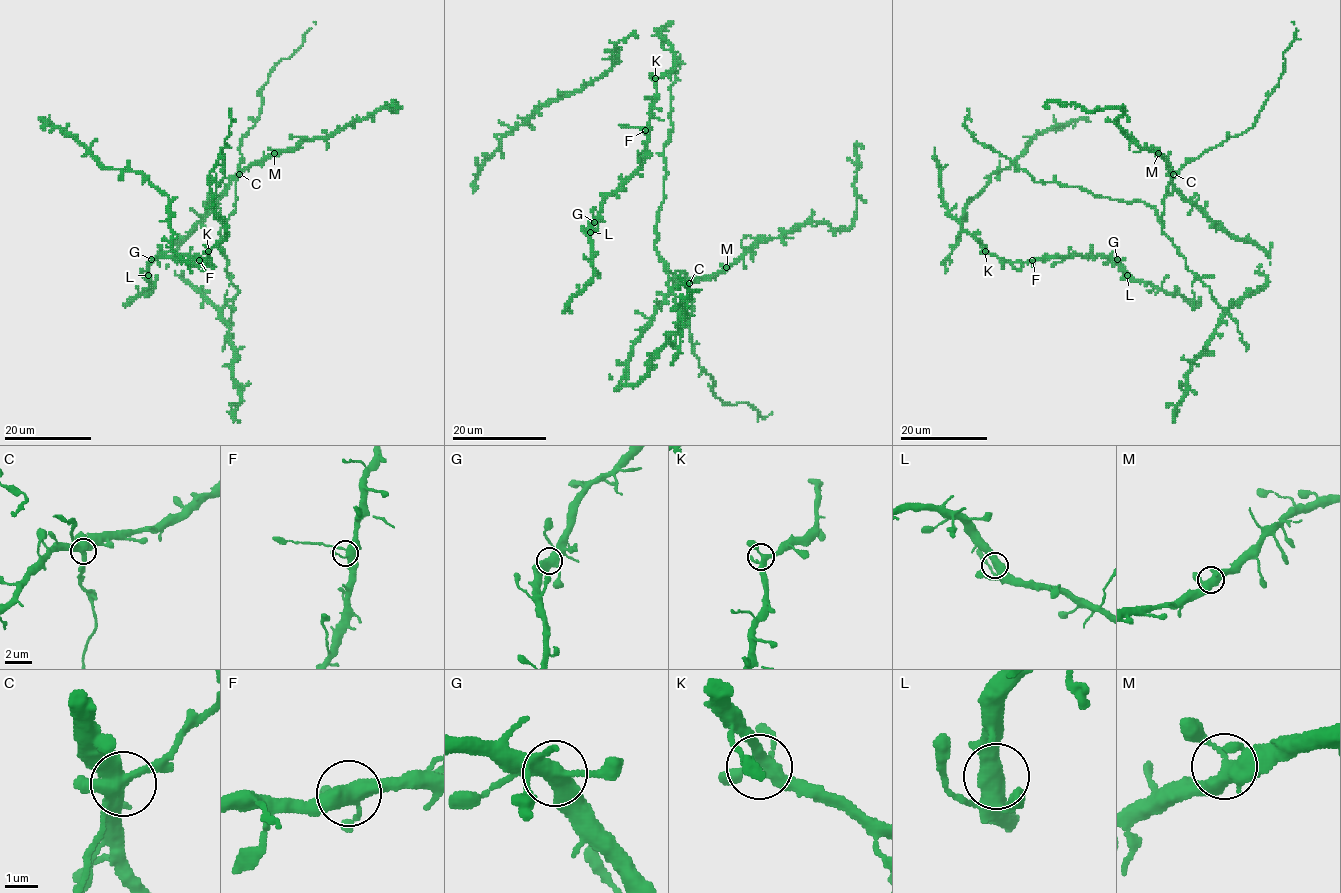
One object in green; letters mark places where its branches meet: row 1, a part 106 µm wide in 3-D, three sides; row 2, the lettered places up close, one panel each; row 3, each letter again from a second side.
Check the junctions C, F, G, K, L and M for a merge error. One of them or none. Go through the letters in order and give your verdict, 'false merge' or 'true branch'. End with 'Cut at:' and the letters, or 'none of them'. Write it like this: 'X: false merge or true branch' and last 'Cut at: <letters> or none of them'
C: true branch
F: true branch
G: true branch
K: true branch
L: true branch
M: true branch
Cut at: none of them

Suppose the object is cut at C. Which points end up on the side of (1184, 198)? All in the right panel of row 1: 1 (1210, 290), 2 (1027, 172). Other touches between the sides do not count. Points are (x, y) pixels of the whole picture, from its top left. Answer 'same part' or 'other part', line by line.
1: other part
2: other part

